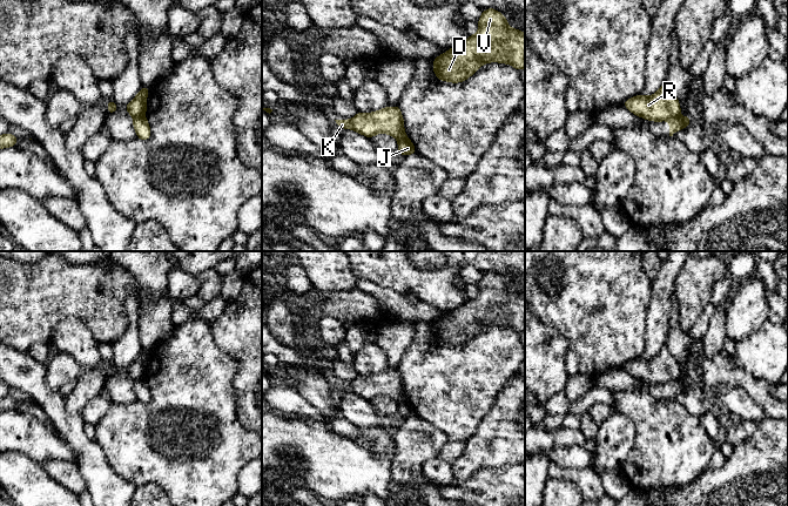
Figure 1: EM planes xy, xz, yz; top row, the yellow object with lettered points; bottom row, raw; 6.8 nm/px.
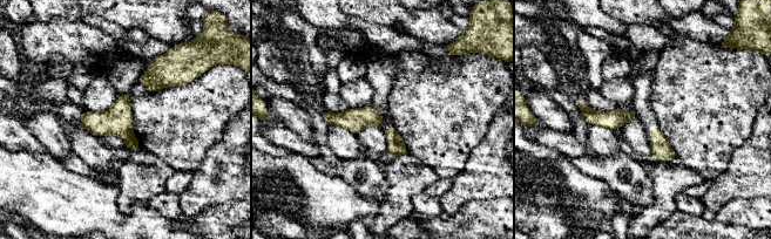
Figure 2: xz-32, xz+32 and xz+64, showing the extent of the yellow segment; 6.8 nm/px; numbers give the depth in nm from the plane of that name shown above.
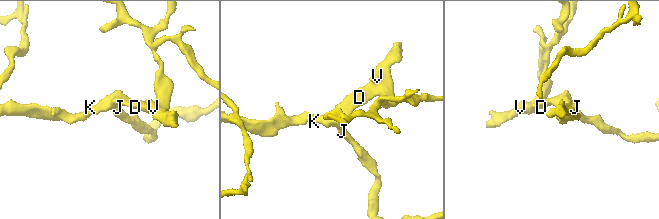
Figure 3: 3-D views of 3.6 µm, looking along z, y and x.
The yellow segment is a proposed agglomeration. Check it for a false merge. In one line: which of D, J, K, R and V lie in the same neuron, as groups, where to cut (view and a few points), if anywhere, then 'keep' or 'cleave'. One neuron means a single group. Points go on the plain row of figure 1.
D K R V / J | xy (143, 377), (134, 380) | cleave

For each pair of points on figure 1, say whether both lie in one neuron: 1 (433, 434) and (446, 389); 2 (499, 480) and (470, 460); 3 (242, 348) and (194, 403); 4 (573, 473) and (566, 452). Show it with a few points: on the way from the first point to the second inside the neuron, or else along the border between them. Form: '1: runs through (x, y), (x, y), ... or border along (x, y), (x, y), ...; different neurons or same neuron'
1: border along (417, 415), (439, 429), (449, 439); different neurons
2: border along (509, 464), (480, 467), (469, 478), (458, 483); different neurons
3: border along (213, 338), (236, 362), (237, 370), (233, 385); different neurons
4: border along (551, 461), (561, 467), (590, 466); different neurons

